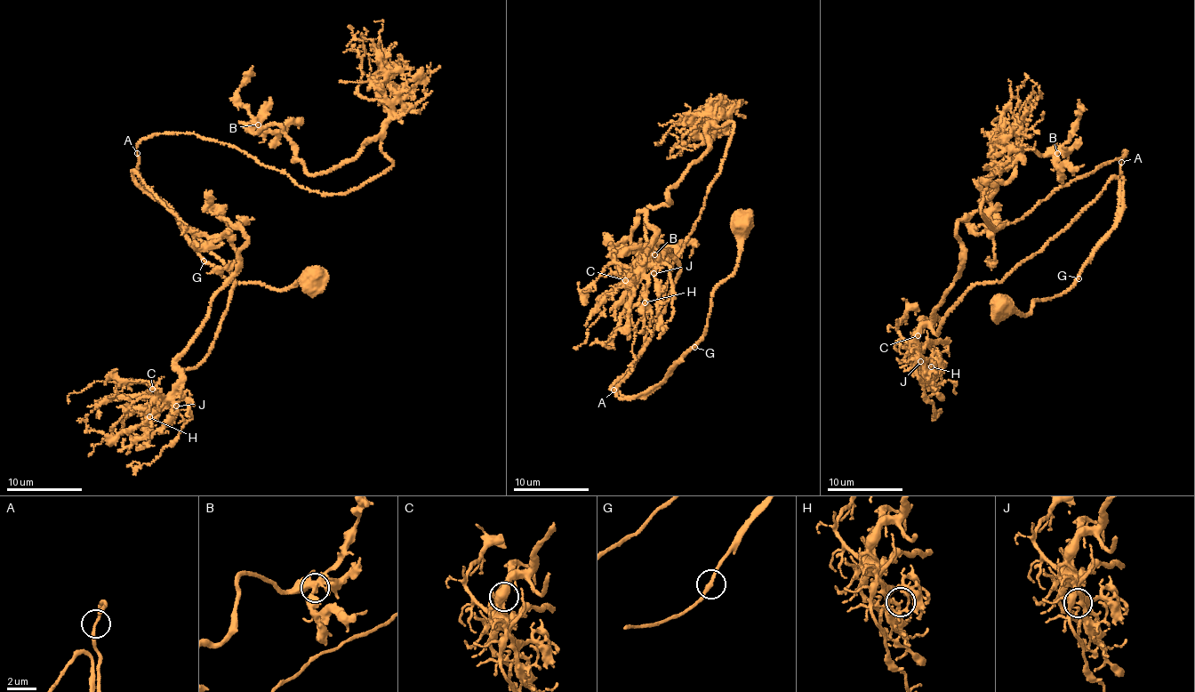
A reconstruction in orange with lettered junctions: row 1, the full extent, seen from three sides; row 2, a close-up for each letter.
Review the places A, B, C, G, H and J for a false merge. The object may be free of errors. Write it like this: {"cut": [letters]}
{"cut": ["G"]}

